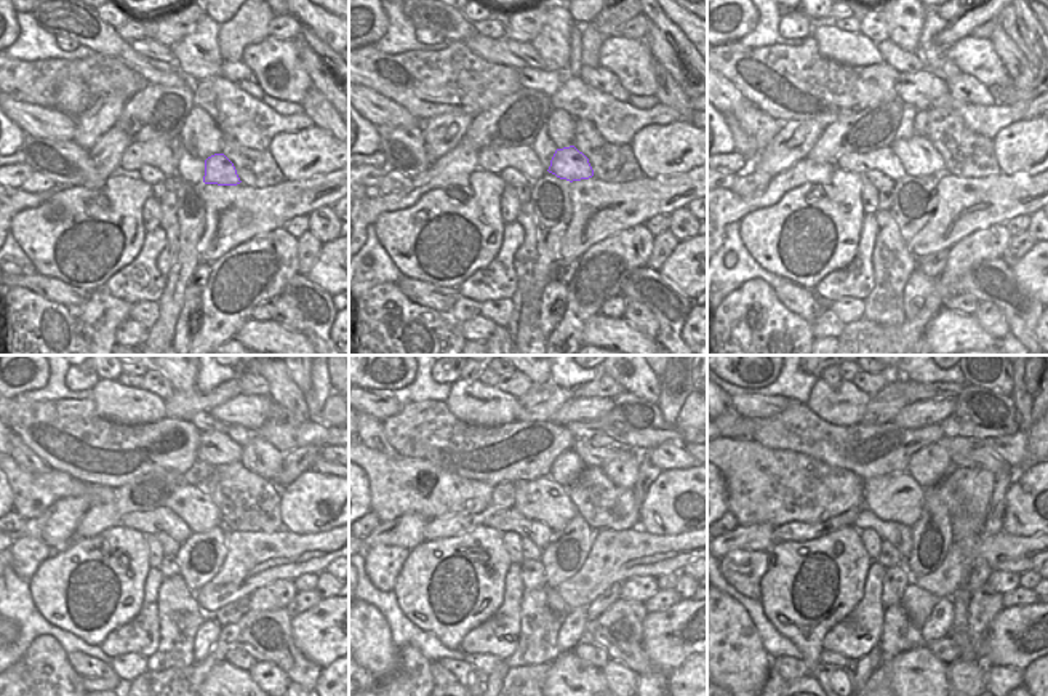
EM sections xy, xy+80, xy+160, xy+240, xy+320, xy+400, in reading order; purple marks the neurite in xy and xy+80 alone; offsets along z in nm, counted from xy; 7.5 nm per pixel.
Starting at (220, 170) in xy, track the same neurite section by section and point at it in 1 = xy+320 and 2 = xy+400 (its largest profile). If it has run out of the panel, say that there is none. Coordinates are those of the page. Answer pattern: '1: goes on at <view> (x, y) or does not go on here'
1: goes on at xy+320 (543, 500)
2: goes on at xy+400 (898, 498)

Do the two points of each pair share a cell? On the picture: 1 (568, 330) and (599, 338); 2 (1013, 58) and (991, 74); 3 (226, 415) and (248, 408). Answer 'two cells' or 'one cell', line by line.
1: two cells
2: two cells
3: one cell

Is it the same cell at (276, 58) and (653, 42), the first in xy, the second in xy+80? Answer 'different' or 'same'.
different

